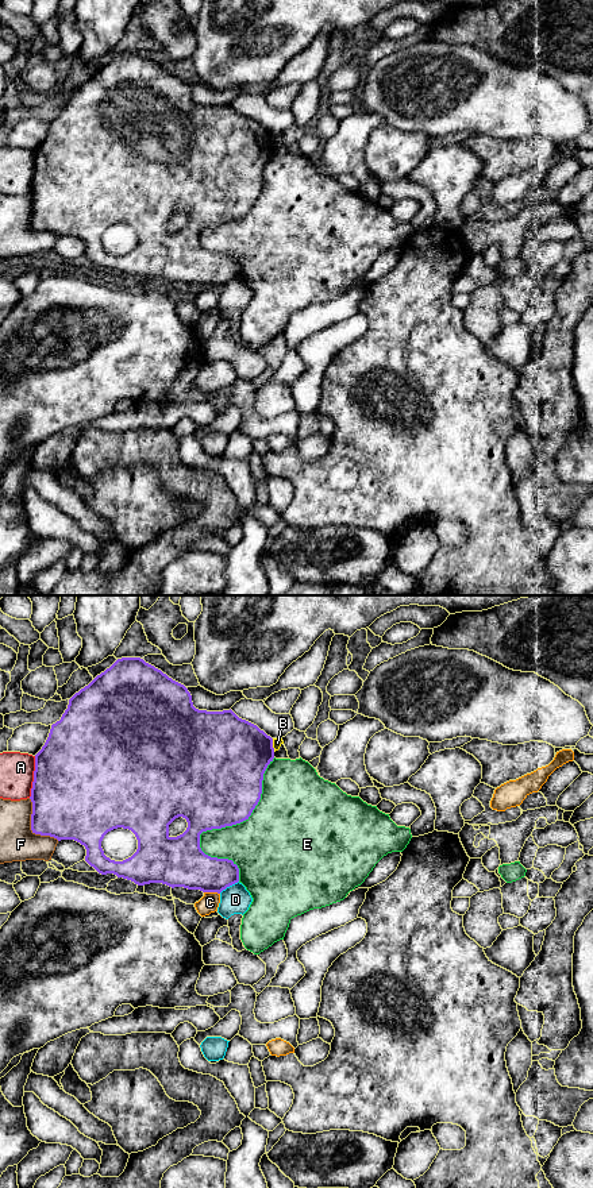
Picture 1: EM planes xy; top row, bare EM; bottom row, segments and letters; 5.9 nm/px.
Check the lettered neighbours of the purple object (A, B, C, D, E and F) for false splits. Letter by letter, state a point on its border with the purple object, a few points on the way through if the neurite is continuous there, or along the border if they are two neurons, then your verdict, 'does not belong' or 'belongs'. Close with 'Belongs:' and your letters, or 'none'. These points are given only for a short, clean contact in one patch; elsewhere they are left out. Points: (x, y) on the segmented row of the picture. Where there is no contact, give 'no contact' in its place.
A: contact xy (34, 776); does not belong
B: contact xy (272, 745); does not belong
C: contact xy (212, 891); does not belong
D: contact xy (228, 886); border xy (238, 880), (219, 893); does not belong
E: contact xy (220, 828); does not belong
F: contact xy (31, 828); does not belong
Belongs: none

